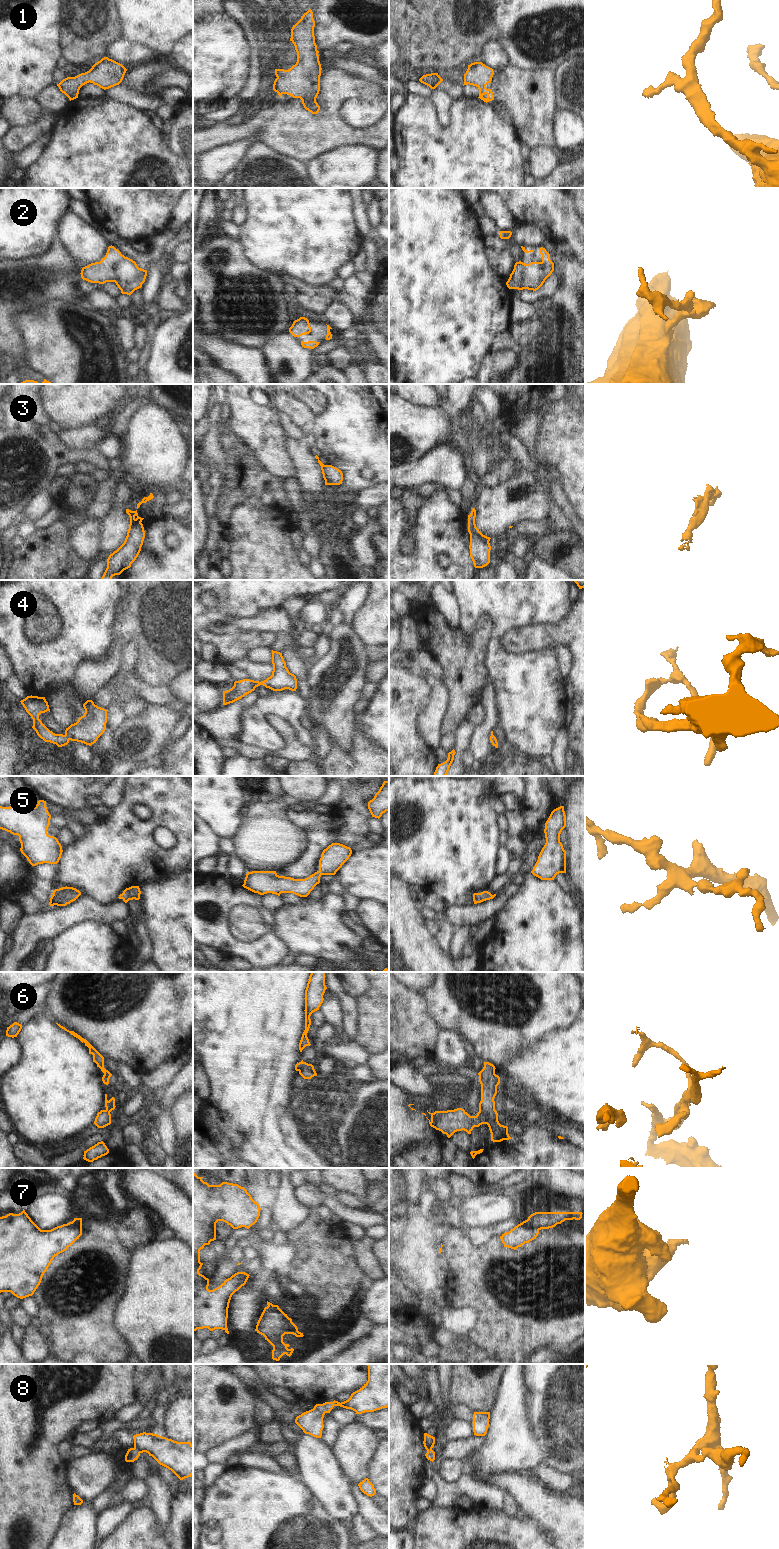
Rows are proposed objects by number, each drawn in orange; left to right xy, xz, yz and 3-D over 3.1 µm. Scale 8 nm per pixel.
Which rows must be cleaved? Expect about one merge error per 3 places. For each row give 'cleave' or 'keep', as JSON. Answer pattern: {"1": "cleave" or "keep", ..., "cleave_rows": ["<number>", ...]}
{"1": "keep", "2": "keep", "3": "cleave", "4": "keep", "5": "keep", "6": "cleave", "7": "cleave", "8": "cleave", "cleave_rows": ["3", "6", "7", "8"]}

